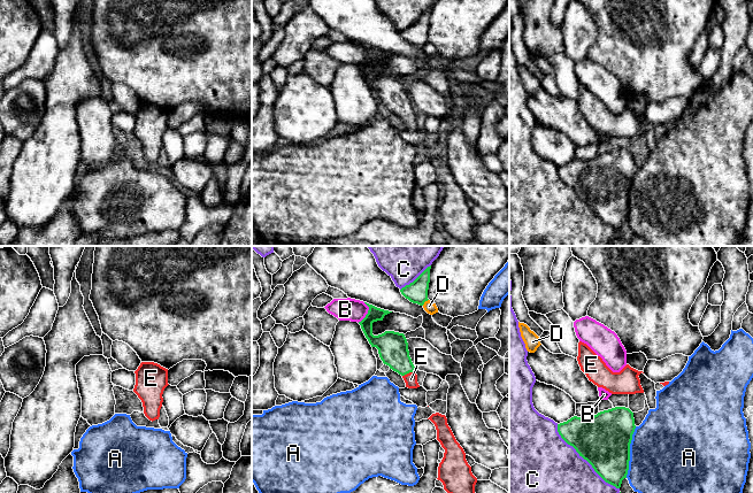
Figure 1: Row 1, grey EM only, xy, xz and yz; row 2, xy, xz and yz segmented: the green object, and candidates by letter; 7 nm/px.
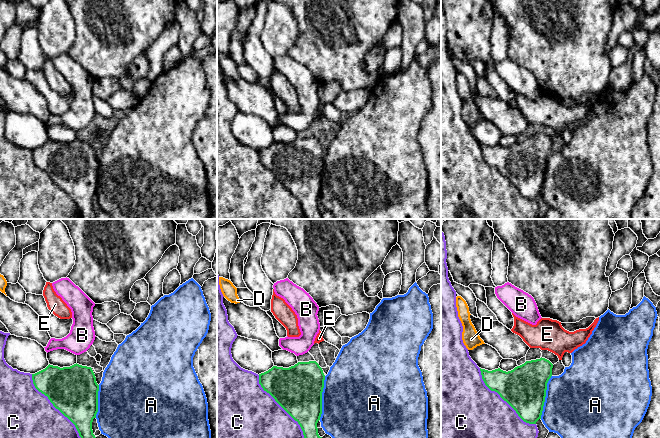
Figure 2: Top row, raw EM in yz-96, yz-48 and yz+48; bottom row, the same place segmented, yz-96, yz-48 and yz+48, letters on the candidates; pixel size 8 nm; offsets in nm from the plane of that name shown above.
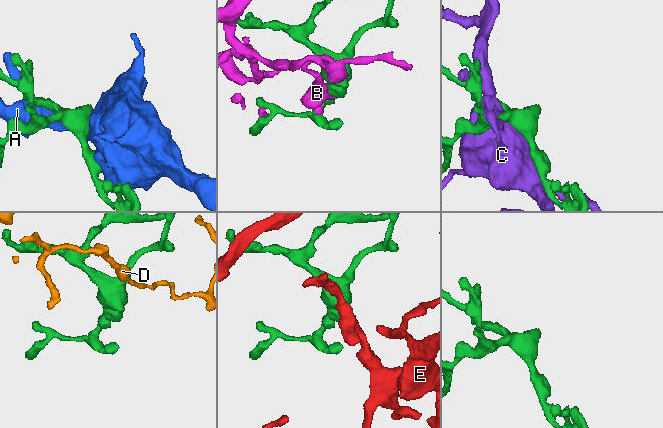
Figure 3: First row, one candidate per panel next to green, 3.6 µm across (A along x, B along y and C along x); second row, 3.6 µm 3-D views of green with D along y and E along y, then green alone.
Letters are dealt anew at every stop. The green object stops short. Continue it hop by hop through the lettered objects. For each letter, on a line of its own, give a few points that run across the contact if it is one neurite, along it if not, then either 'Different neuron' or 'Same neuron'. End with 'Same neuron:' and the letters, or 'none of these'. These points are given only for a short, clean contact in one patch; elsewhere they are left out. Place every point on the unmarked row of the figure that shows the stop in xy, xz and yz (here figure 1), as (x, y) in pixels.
A: Different neuron
B: Different neuron
C: Different neuron
D: Line: xz (428, 41), (422, 47). Different neuron
E: Line: xz (392, 89), (398, 102), (408, 115), (410, 122). Same neuron
Same neuron: E

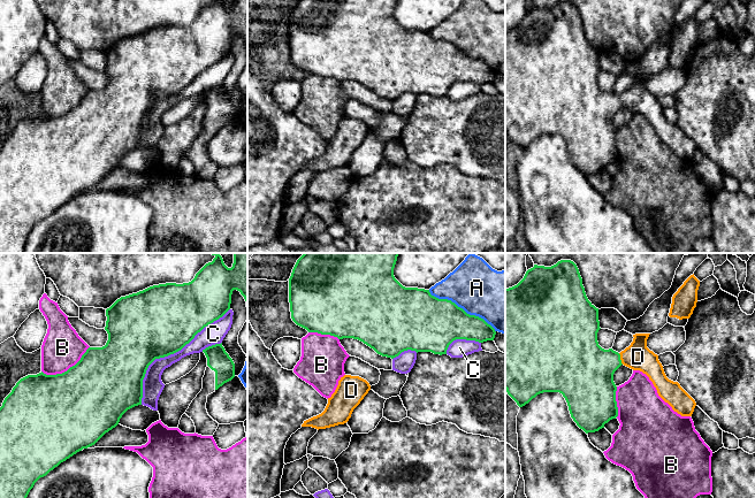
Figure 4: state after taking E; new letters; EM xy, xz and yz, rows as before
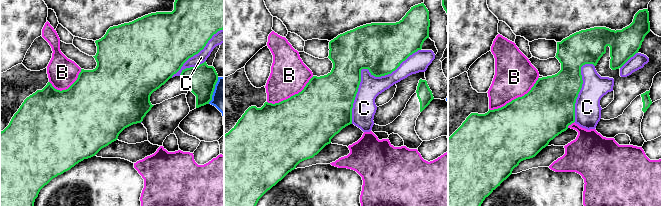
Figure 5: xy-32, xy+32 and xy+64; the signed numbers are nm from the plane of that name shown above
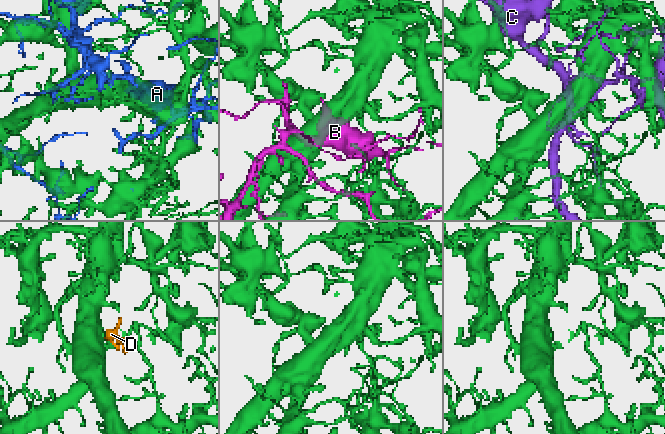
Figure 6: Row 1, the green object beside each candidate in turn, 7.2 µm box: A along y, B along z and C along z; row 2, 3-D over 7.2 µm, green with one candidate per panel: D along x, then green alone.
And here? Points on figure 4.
A: Different neuron
B: Different neuron
C: Different neuron
D: Line: yz (586, 113), (609, 102), (619, 101), (638, 99). Same neuron
Same neuron: D

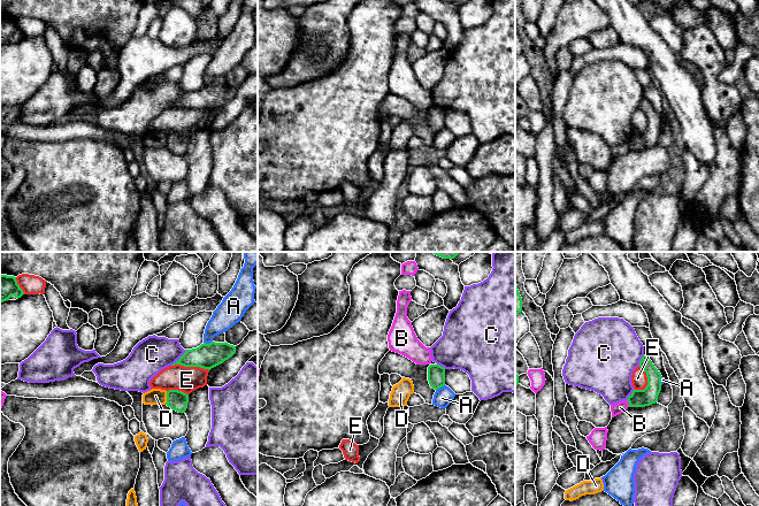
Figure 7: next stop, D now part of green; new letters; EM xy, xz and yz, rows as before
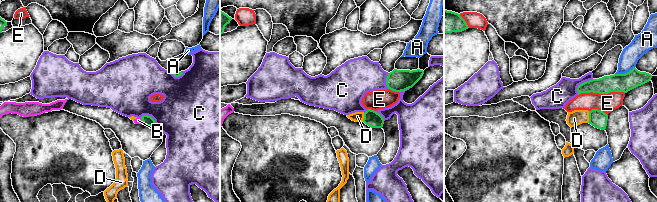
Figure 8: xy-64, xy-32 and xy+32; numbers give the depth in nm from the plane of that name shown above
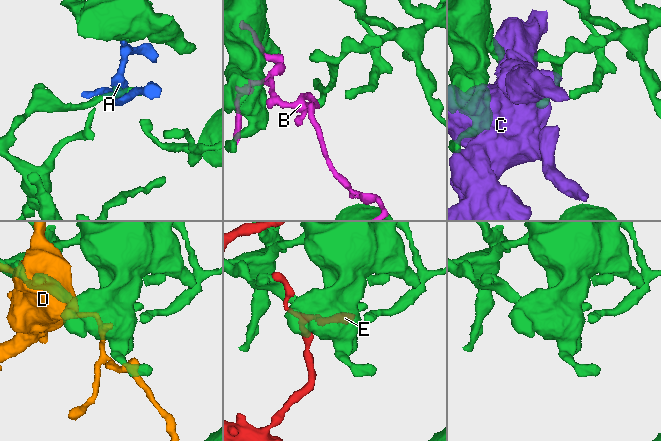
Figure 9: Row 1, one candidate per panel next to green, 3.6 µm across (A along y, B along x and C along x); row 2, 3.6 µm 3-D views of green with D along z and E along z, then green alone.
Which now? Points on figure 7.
A: Different neuron
B: Different neuron
C: Different neuron
D: Different neuron
E: Different neuron
Same neuron: none of these

